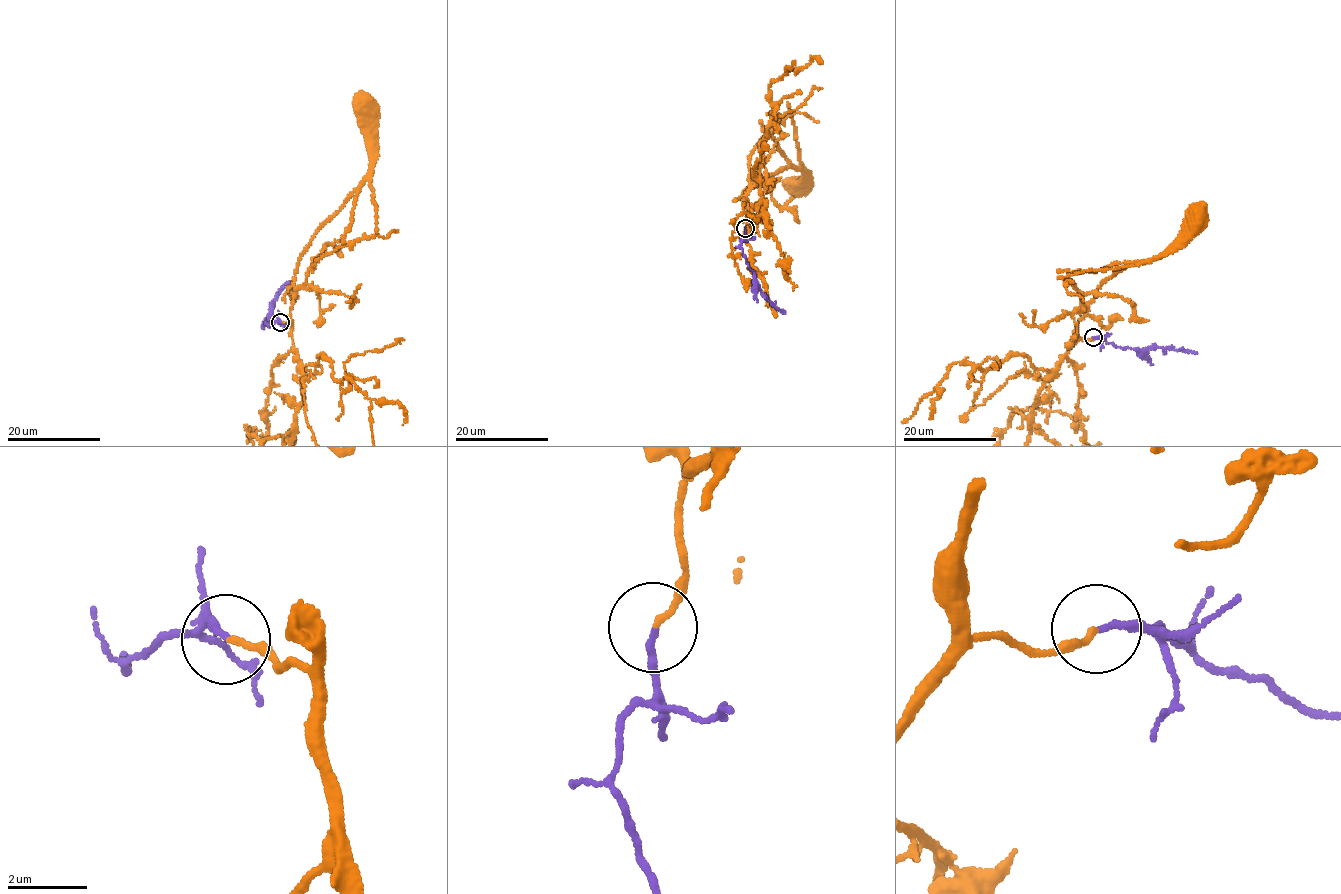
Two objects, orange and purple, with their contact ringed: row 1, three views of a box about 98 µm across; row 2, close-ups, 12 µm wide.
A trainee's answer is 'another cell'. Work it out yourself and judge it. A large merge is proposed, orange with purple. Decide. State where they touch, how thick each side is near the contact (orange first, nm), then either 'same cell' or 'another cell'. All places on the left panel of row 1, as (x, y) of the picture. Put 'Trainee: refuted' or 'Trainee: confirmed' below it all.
place (280, 322); calibres 140 and 160 nm; same cell
Trainee: refuted

